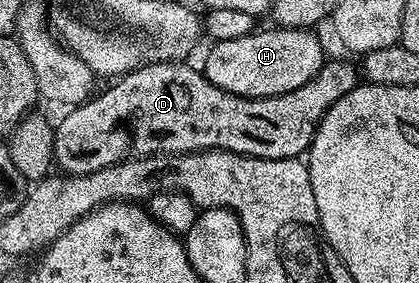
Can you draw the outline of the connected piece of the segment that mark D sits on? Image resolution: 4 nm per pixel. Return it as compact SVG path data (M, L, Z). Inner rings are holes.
M329 58L322 65L322 69L318 69L318 73L314 73L314 77L310 77L310 81L306 81L306 85L298 85L298 89L294 89L290 93L271 95L262 99L247 99L246 97L238 97L237 95L218 89L216 85L204 76L203 70L196 68L195 71L190 64L191 62L181 61L179 63L151 63L146 67L139 67L136 71L131 71L129 75L119 76L113 82L116 83L113 87L106 88L104 92L101 90L99 94L89 99L87 103L82 103L79 107L71 108L65 114L68 116L61 123L57 122L55 124L55 166L65 175L89 175L95 171L101 171L104 167L110 167L115 163L122 163L126 159L135 159L146 155L189 155L191 151L229 151L230 153L249 155L250 157L258 157L259 159L295 159L307 152L308 146L314 141L314 133L322 121L324 112L330 109L330 105L334 105L334 101L338 101L338 97L346 97L346 93L350 93L350 89L359 87L362 82L362 75L358 70L357 64L355 67L354 64L347 63L344 59Z

